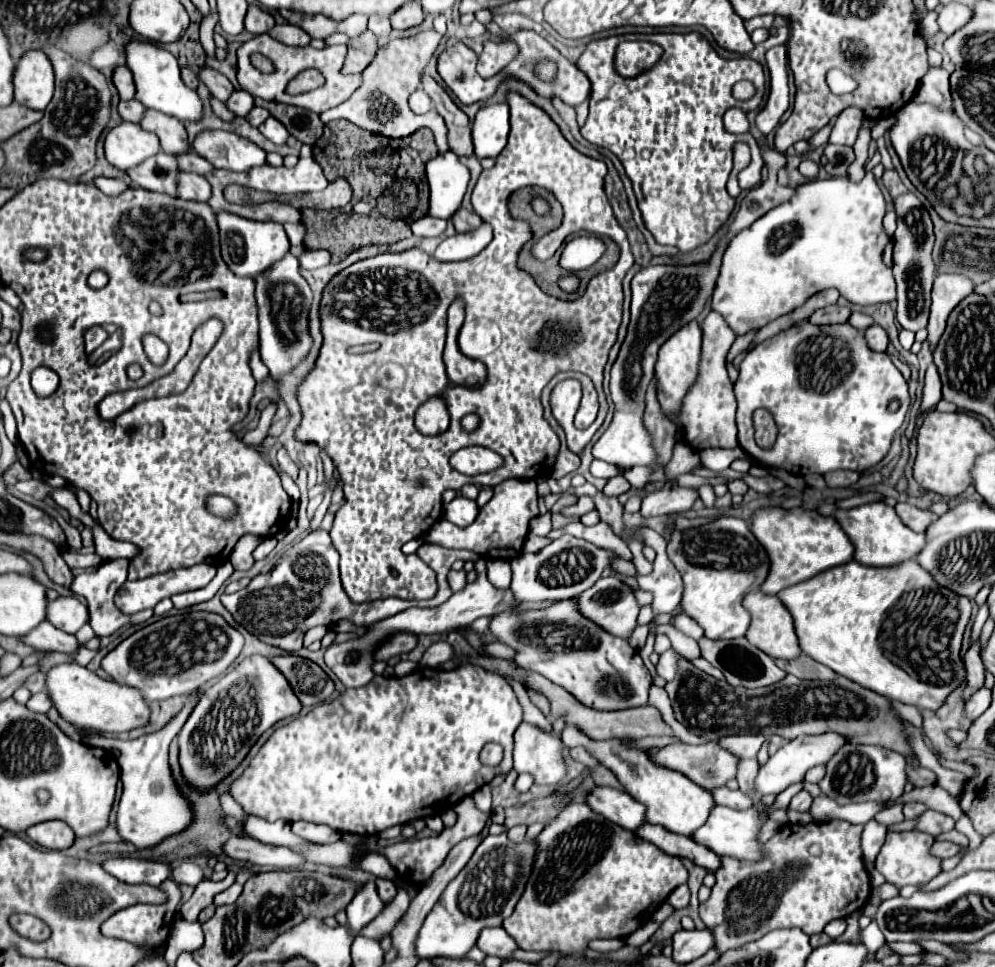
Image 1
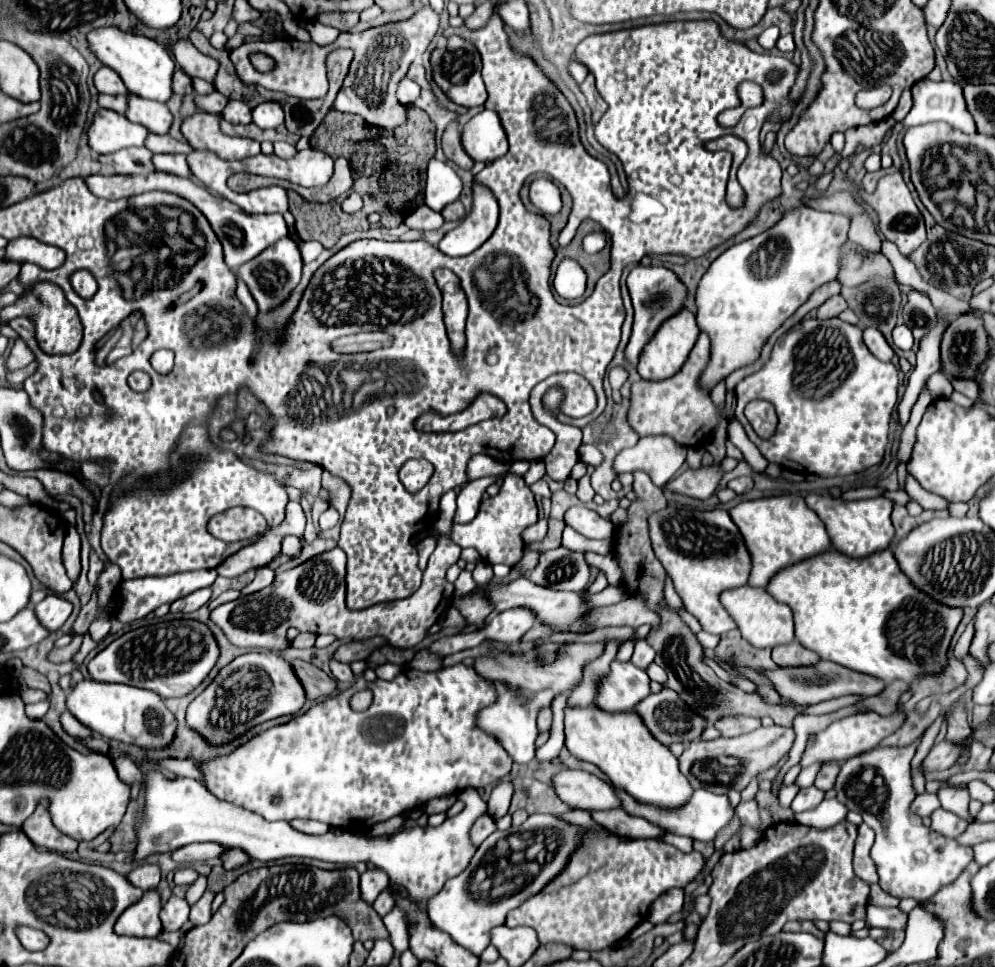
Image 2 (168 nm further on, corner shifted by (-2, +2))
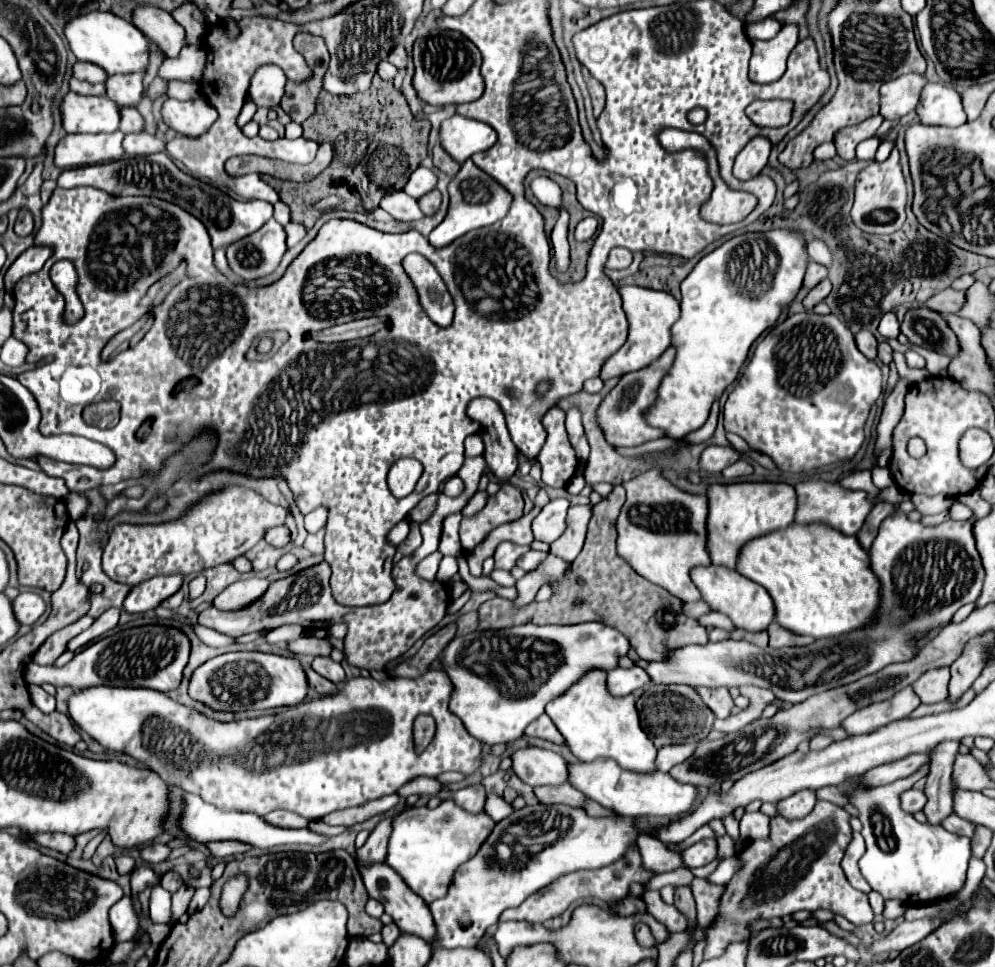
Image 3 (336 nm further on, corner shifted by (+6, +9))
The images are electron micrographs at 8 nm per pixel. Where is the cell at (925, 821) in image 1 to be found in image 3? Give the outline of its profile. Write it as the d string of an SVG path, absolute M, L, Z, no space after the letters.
M950 814L950 816L942 822L942 826L944 826L946 830L954 832L954 834L968 836L968 838L972 838L972 836L974 836L974 830L976 830L976 824L968 822L968 820L962 820L962 818L956 816L956 814Z

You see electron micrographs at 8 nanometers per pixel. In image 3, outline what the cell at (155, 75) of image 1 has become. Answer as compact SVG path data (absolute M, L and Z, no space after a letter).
M88 12L84 16L72 18L64 26L64 36L78 60L98 64L108 74L126 74L148 68L148 38L132 22L122 20L112 12Z

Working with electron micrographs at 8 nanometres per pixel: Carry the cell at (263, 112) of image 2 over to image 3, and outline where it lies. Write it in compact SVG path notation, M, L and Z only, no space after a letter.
M264 64L252 76L250 96L256 100L258 106L272 108L280 104L280 98L284 96L284 86L286 86L284 70L276 64Z

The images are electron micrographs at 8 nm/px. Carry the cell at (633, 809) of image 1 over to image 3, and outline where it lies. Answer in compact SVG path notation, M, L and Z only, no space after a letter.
M536 746L512 752L514 774L530 786L558 786L566 784L566 762L560 754Z

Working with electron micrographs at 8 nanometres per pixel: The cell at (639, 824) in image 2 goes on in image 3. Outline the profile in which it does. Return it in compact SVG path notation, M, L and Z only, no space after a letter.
M560 784L560 786L536 786L534 788L536 798L542 804L568 804L568 806L582 806L582 802L586 800L584 794L580 794L578 790L574 790L568 784Z

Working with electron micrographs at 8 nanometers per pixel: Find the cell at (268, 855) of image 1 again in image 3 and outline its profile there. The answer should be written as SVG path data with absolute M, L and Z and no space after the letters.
M150 844L150 846L144 846L144 848L140 850L142 860L148 862L148 864L162 862L168 854L170 854L170 848L168 848L166 844Z

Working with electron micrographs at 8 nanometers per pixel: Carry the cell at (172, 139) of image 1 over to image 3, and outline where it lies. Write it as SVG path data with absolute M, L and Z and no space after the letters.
M144 72L116 74L106 78L106 96L118 106L136 106L144 92Z

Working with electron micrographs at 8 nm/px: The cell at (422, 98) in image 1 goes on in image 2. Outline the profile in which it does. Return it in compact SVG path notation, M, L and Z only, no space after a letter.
M404 79L404 81L398 85L398 99L400 99L400 103L410 105L410 103L414 103L418 97L420 97L420 87L418 87L414 81Z

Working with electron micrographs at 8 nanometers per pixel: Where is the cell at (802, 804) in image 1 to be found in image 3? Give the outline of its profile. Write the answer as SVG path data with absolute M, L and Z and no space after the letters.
M800 790L796 794L792 794L786 800L780 800L776 804L778 816L786 818L786 820L798 820L804 818L816 804L816 794L812 790Z

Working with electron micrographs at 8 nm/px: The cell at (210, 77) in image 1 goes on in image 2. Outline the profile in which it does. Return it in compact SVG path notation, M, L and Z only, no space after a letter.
M188 39L178 41L174 45L174 57L178 65L190 75L190 77L200 77L208 83L214 83L216 71L218 71L218 61L200 53Z

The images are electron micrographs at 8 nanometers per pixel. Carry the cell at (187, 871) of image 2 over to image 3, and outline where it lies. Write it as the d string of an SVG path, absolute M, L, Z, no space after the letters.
M166 872L166 874L162 876L162 882L160 882L160 884L162 884L164 890L168 890L168 892L174 894L174 892L184 884L184 880L182 880L182 876L176 874L176 872Z

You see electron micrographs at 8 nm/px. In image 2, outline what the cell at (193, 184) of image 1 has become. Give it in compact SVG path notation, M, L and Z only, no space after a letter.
M172 153L172 155L154 155L156 161L156 169L176 175L176 177L188 177L192 179L192 171L186 163L186 157L180 153Z

